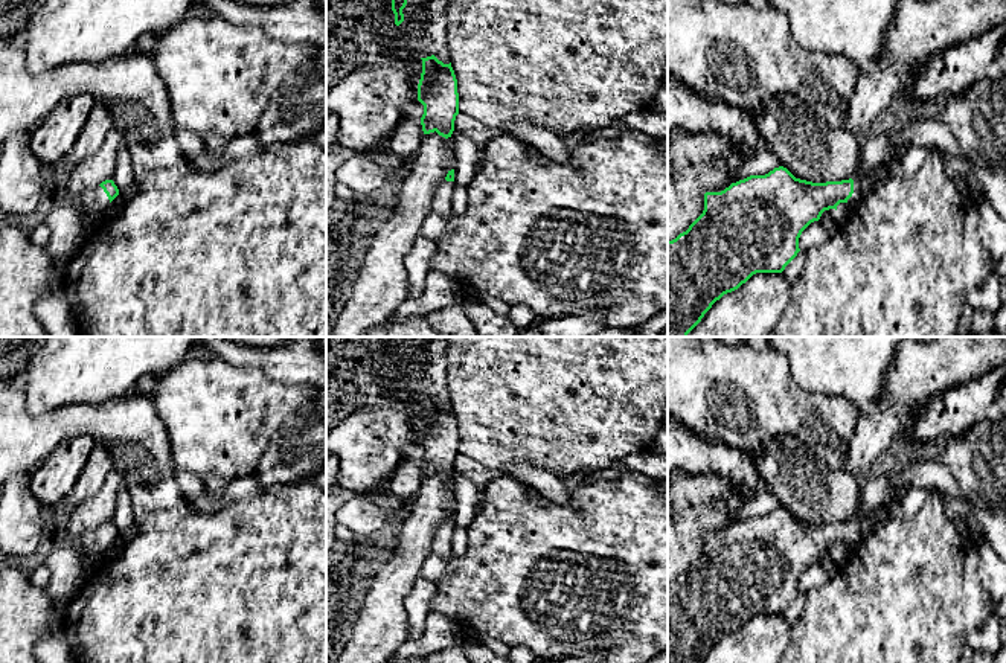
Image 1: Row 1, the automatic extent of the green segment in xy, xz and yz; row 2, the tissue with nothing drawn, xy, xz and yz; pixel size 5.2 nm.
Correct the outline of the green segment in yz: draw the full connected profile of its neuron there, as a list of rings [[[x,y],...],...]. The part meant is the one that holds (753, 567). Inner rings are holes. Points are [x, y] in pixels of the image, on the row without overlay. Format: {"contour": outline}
{"contour": [[[779,508],[765,517],[750,517],[732,524],[721,533],[704,535],[704,552],[675,581],[668,582],[668,663],[701,663],[712,646],[724,636],[738,631],[756,614],[782,614],[797,597],[799,579],[802,573],[822,555],[846,544],[847,550],[872,538],[869,521],[873,517],[881,520],[881,526],[889,521],[879,508],[858,514],[849,521],[812,524],[796,520],[787,509]]]}

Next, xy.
{"contour": [[[105,521],[99,527],[85,532],[78,538],[82,543],[90,556],[99,556],[110,552],[111,543],[119,536],[119,530],[113,521]]]}

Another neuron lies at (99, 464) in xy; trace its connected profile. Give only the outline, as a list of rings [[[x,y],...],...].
[[[95,442],[95,447],[78,477],[75,486],[64,501],[64,511],[78,506],[87,497],[98,492],[107,476],[113,471],[111,453],[102,442]]]

